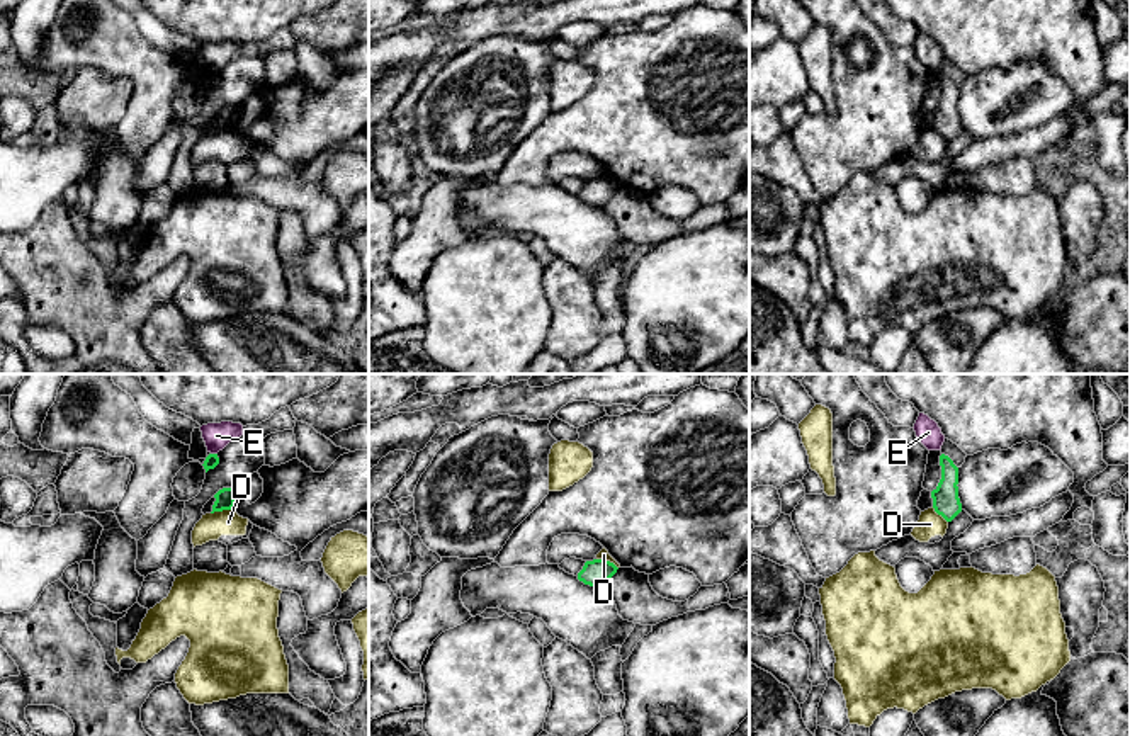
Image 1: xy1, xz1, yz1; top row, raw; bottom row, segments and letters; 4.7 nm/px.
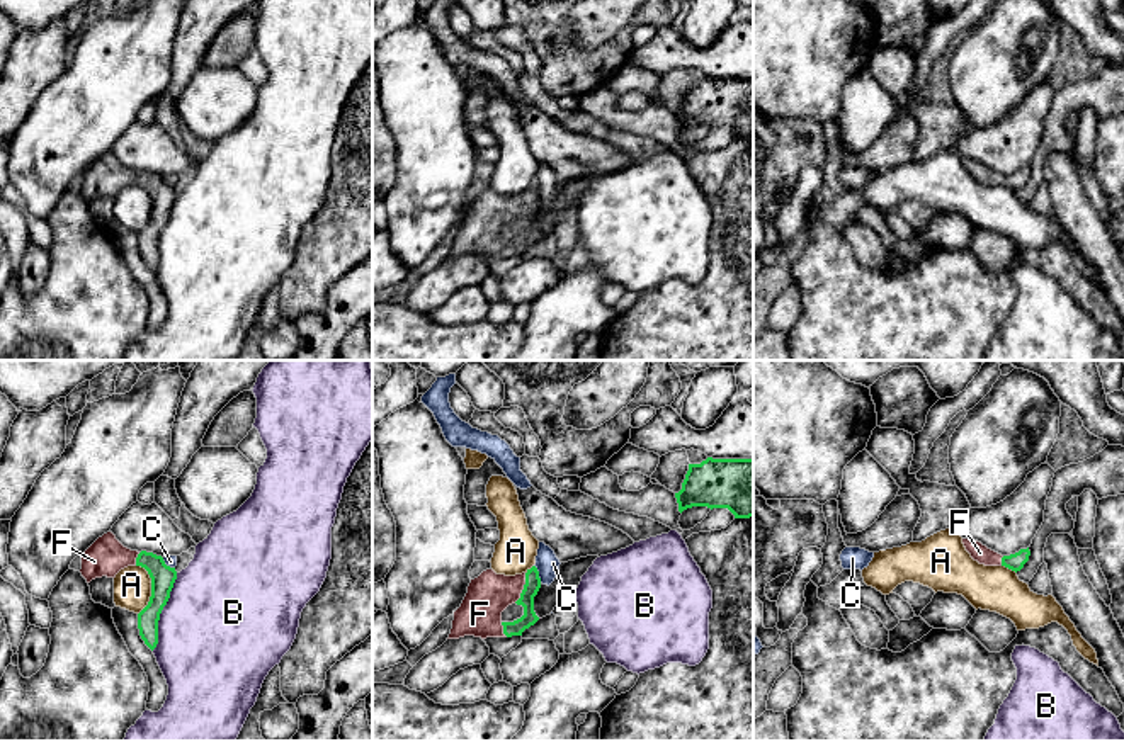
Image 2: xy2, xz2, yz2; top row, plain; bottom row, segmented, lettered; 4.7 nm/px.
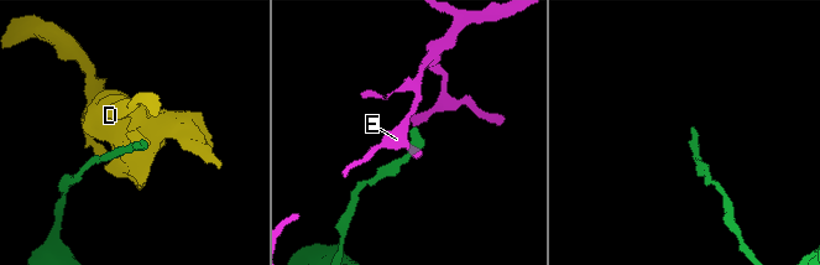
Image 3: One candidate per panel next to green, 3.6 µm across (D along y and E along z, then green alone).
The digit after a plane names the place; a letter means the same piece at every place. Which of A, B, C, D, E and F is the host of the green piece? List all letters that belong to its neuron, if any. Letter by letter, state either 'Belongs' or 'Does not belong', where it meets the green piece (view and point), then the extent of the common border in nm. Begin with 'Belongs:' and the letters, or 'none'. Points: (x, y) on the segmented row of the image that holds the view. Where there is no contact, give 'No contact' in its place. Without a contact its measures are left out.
Belongs: F
A: Does not belong. Touches green at xy2 (152, 588). Shared border 240 nm
B: Does not belong. Touches green at xy2 (160, 612). Shared border 380 nm
C: Does not belong. Touches green at xz2 (538, 573). Shared border 90 nm
D: Does not belong. Touches green at xy1 (221, 510). Shared border 110 nm
E: Does not belong. Touches green at xy1 (214, 454). Shared border 30 nm
F: Belongs. Touches green at xz2 (524, 588). Shared border 160 nm

